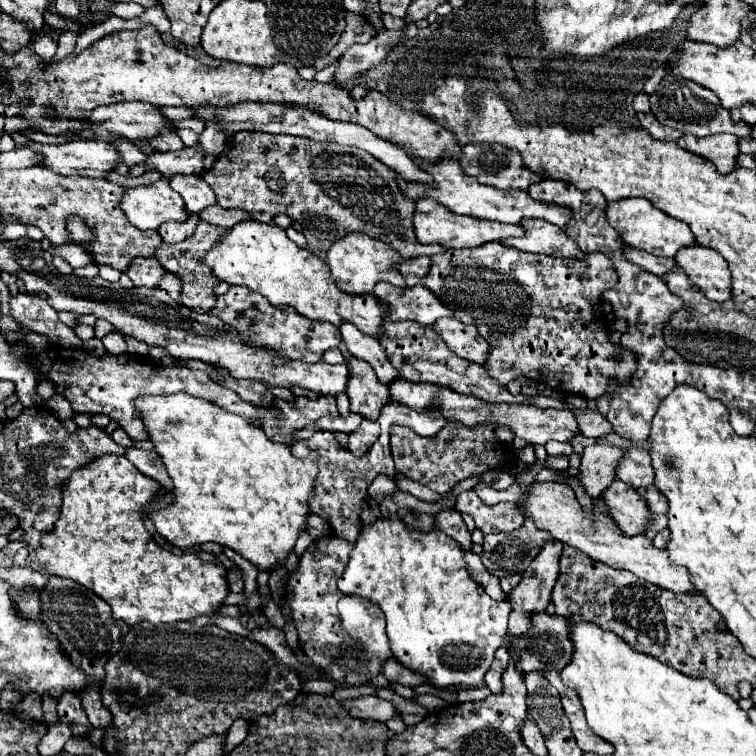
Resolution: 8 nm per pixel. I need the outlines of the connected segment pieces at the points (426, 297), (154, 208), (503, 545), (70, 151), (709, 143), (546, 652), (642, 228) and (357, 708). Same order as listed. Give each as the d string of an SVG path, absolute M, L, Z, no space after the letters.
M382 282L376 286L374 294L392 306L390 320L414 320L422 326L432 326L438 318L452 316L452 310L424 286L396 290L394 286L388 286L388 282Z
M166 178L152 186L128 188L120 206L140 230L158 230L164 222L188 220L182 196L170 188Z
M530 518L518 530L508 534L488 534L484 536L482 562L486 570L498 578L524 572L526 566L538 556L542 546L552 540L552 534L538 530Z
M16 134L16 142L18 142L18 146L28 146L36 152L42 152L46 156L42 166L48 166L56 174L64 174L64 176L106 178L122 162L122 158L120 158L118 150L114 148L114 144L104 142L104 140L78 140L78 142L66 142L66 144L38 144L38 142L28 140L22 134Z
M684 134L682 138L678 138L678 146L714 162L720 174L728 174L728 170L736 166L738 138L734 134L716 134L708 138L696 138L696 136Z
M546 612L536 614L536 618L532 618L530 636L516 638L516 654L520 654L520 668L524 668L526 672L534 672L542 666L562 670L572 660L572 652L574 644L570 638L570 622L560 616L548 616Z
M628 198L628 200L620 200L620 202L610 202L606 208L606 218L608 218L608 224L620 234L620 238L628 246L644 250L654 256L674 258L680 248L698 244L696 238L692 236L692 230L688 228L688 224L664 214L662 210L656 210L644 198Z
M362 696L356 700L346 700L344 708L356 718L370 718L376 722L388 722L390 718L398 716L398 708L392 702L382 700L378 696Z

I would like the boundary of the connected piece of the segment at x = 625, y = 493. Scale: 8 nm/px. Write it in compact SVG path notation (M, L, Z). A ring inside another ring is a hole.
M622 480L612 482L608 490L604 490L604 500L614 516L618 528L628 536L638 536L646 532L646 526L652 524L648 506L644 498L638 496L634 488L624 484Z

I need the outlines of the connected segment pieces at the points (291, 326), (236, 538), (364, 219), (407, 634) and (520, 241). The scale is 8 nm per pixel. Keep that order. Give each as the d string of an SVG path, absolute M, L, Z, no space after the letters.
M230 286L226 294L220 296L220 308L210 310L220 316L228 326L236 328L242 336L242 342L248 346L276 346L276 354L284 360L300 360L300 362L320 362L322 354L340 344L342 336L336 326L328 326L328 322L308 322L308 318L296 314L296 310L276 310L268 302L268 298L260 294L248 294L248 290L240 290L240 286Z
M184 392L172 396L144 396L136 400L136 406L144 414L146 430L174 482L176 494L174 504L150 516L156 532L176 548L216 542L246 558L260 572L270 572L276 564L284 564L300 532L306 530L306 518L310 516L308 500L318 476L318 454L314 452L306 460L294 458L290 446L270 442L258 426L248 424L242 416Z
M236 132L228 138L224 152L218 156L214 166L202 176L214 190L218 206L224 210L244 208L258 222L272 222L276 214L288 214L292 220L300 222L318 240L338 240L350 232L368 234L370 238L382 240L390 248L402 254L402 258L434 256L448 248L444 246L424 246L414 234L414 210L416 202L404 196L396 182L396 174L388 170L382 162L376 162L372 154L354 146L340 146L334 142L312 142L310 138L288 136L288 134L266 134L266 132Z
M380 516L376 522L360 528L358 540L350 552L350 562L338 580L338 590L342 594L370 598L378 604L386 614L386 634L390 638L394 658L412 672L420 672L430 678L438 688L454 684L484 684L484 674L494 660L494 652L504 644L506 624L512 612L508 602L494 602L468 574L464 554L460 554L460 548L452 542L452 538L440 530L422 532L410 528L400 516Z
M524 222L522 226L526 230L524 238L512 238L506 244L512 244L518 250L524 252L536 252L556 258L576 258L584 260L584 252L576 246L574 240L570 240L558 226L552 226L548 222Z

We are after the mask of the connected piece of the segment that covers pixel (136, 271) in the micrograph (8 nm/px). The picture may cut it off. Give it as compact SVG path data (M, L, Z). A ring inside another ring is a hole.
M138 256L132 260L132 264L126 270L128 278L134 282L134 286L158 286L166 270L160 270L160 264L152 256Z

